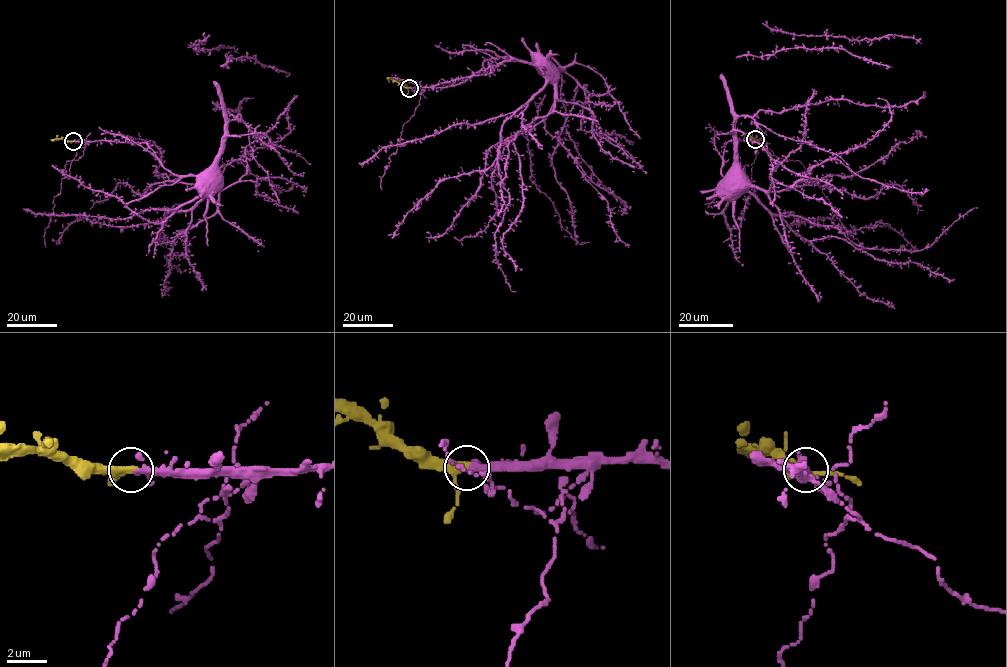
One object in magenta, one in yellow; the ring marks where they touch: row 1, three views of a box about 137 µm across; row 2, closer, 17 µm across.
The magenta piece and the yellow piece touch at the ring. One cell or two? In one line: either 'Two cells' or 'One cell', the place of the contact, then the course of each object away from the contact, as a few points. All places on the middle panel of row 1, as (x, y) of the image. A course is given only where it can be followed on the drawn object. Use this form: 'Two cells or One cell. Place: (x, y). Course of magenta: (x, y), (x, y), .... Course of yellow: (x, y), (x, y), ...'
One cell. Place: (409, 88). Course of magenta: (409, 88), (457, 85), (477, 73), (486, 60), (508, 57), (532, 63), (537, 55). Course of yellow: (409, 88), (388, 78), (388, 81)

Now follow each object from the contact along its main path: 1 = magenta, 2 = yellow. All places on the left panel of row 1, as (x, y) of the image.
1: (73, 141), (146, 142), (166, 168), (177, 175), (195, 176), (201, 186)
2: (73, 141), (52, 141)

